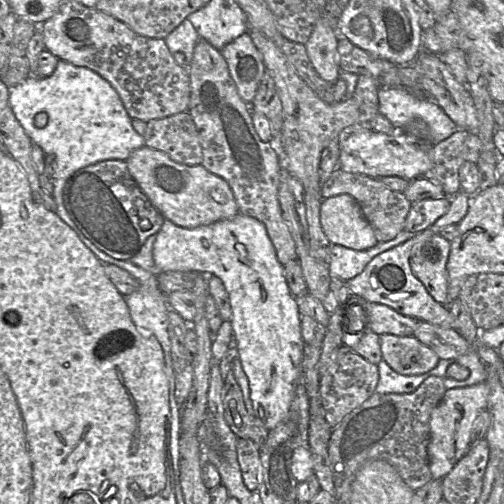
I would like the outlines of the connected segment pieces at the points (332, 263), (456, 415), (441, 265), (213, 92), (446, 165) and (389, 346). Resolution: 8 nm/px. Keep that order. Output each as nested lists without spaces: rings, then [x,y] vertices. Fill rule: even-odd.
[[[403,230],[394,239],[378,242],[367,250],[354,250],[341,245],[331,245],[328,267],[332,280],[347,282],[353,279],[374,257],[412,239],[415,235],[415,233]]]
[[[488,383],[454,388],[446,391],[441,402],[433,409],[428,443],[429,467],[433,479],[442,480],[466,455],[471,445],[471,433],[478,415],[487,409],[490,396]]]
[[[434,234],[416,244],[410,256],[412,273],[423,283],[434,300],[448,306],[447,262],[451,242],[440,234]]]
[[[199,39],[189,64],[189,74],[191,97],[188,112],[199,132],[203,152],[201,164],[229,183],[239,213],[265,225],[278,261],[285,266],[297,260],[295,242],[283,219],[278,197],[281,165],[277,146],[262,141],[257,134],[250,105],[240,97],[220,50]]]
[[[458,129],[428,149],[431,168],[423,177],[440,184],[444,195],[452,197],[460,191],[459,168],[465,162],[477,163],[482,143],[476,132]]]
[[[380,336],[383,359],[401,375],[420,375],[435,368],[438,355],[414,336]]]

